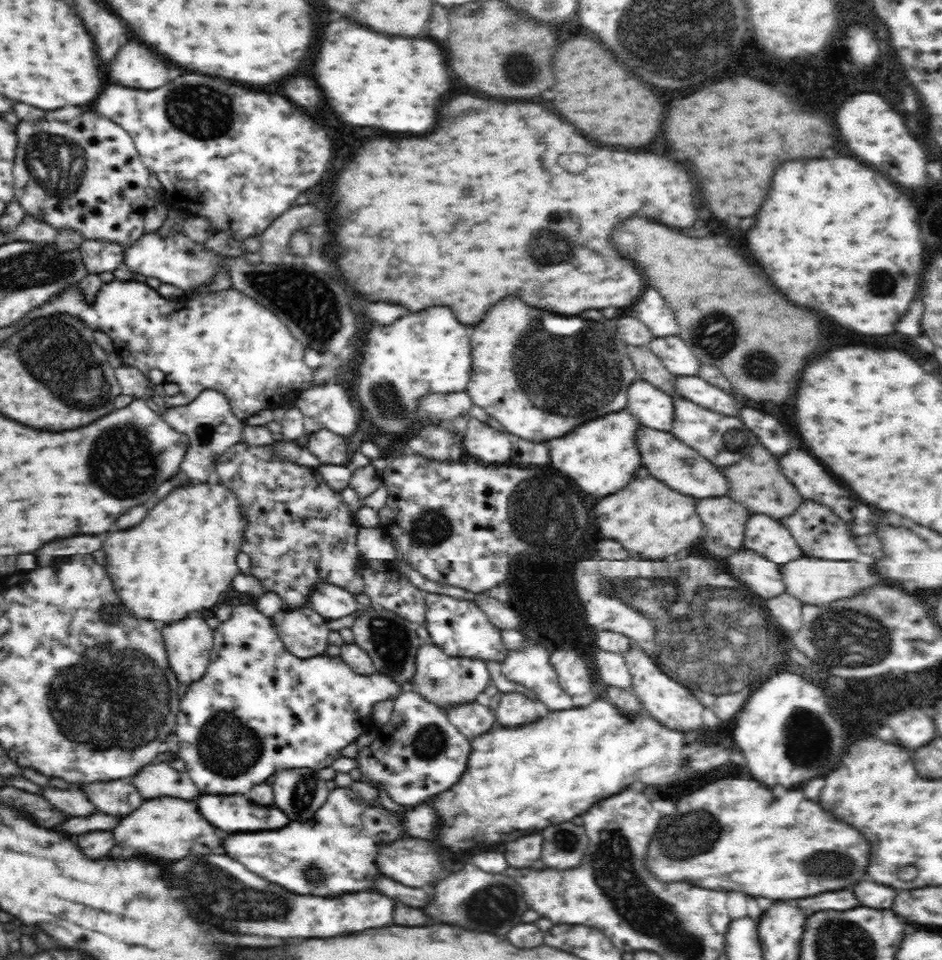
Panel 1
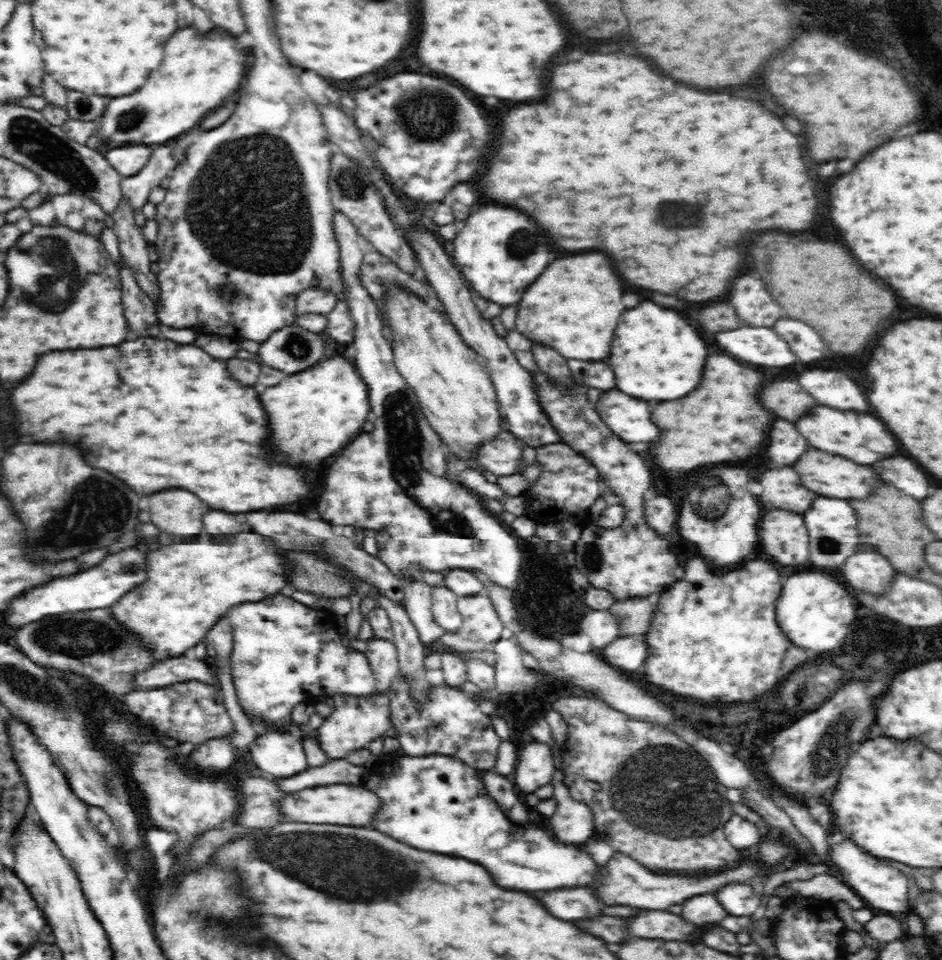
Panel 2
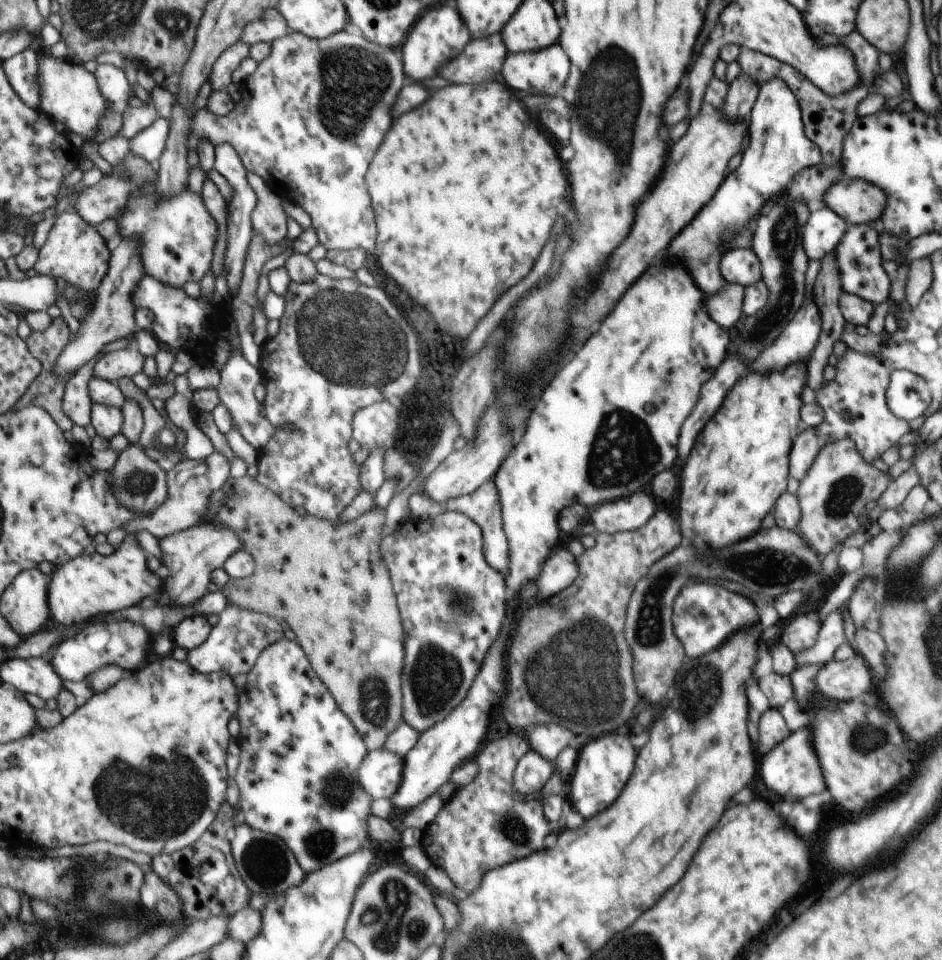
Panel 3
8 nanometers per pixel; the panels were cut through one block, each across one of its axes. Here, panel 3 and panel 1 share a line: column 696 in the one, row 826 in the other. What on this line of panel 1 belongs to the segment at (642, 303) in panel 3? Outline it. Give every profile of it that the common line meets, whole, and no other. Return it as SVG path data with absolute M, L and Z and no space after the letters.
M336 787L318 812L313 813L312 820L290 822L282 830L232 834L224 840L224 850L250 872L290 892L314 896L348 894L370 890L374 876L380 876L374 864L380 842L394 842L404 836L400 820L382 805L372 808L358 799L358 793L350 787Z

